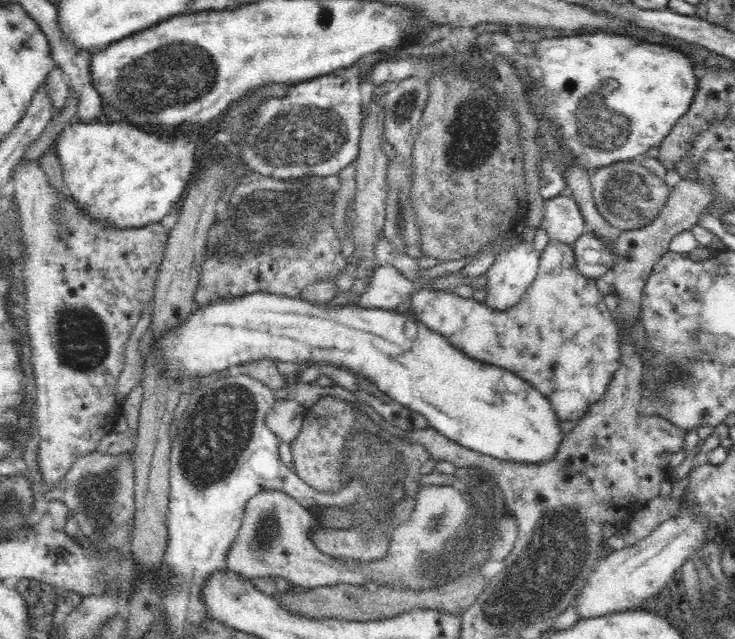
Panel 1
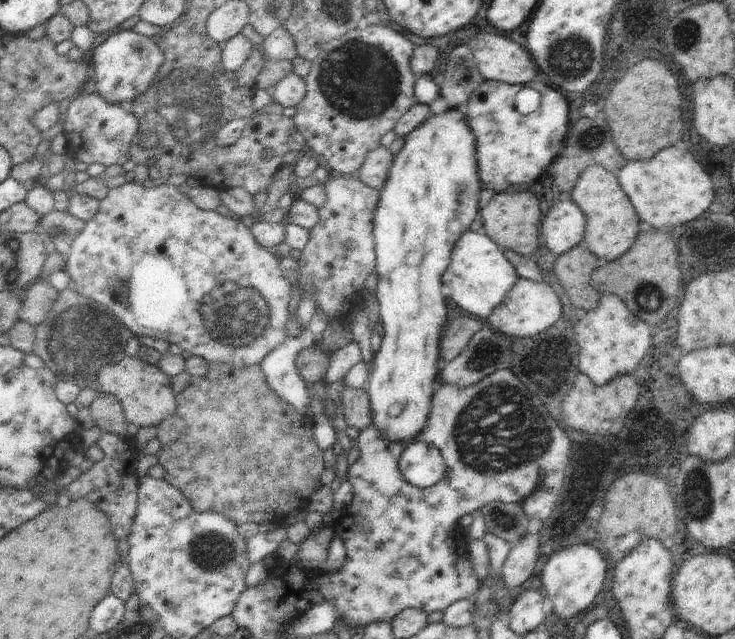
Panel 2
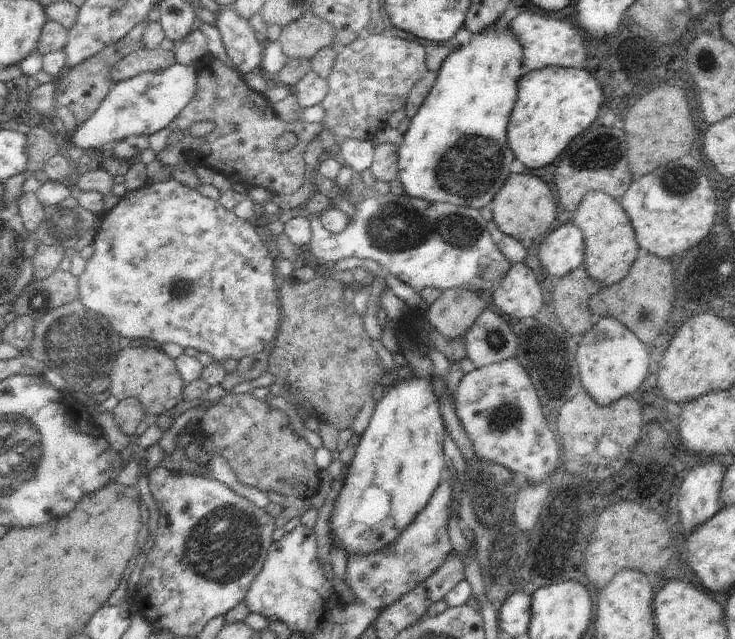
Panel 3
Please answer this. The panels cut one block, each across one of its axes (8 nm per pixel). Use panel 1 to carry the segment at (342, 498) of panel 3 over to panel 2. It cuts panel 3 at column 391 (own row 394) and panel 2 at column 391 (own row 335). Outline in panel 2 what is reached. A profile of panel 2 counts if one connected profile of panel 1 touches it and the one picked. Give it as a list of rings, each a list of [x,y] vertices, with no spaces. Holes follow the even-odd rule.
[[[463,107],[450,108],[442,114],[430,116],[426,118],[426,122],[422,122],[414,132],[410,132],[406,136],[405,143],[402,149],[394,158],[388,172],[388,178],[380,191],[379,201],[375,210],[374,217],[374,242],[376,244],[376,274],[378,274],[378,282],[375,290],[376,298],[378,298],[378,306],[380,306],[380,320],[384,327],[384,336],[381,337],[380,348],[374,353],[374,368],[369,373],[369,379],[366,386],[366,391],[370,395],[370,410],[372,411],[373,425],[380,430],[380,436],[390,440],[390,442],[400,442],[402,446],[407,447],[418,438],[418,434],[422,434],[422,430],[426,428],[426,420],[430,416],[432,410],[432,397],[434,396],[433,384],[439,380],[438,372],[438,358],[440,346],[440,332],[442,326],[446,322],[446,302],[444,296],[440,292],[440,276],[446,272],[446,268],[450,264],[450,256],[454,248],[454,244],[458,242],[458,238],[468,231],[472,222],[481,211],[480,206],[480,192],[482,191],[482,184],[478,176],[478,156],[476,156],[476,138],[466,122],[466,112]]]

